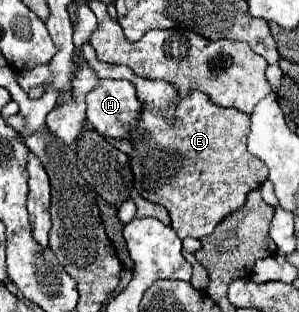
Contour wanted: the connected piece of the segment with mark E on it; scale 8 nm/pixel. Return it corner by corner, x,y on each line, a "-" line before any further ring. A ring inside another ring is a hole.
89,43
83,45
83,55
101,79
127,79
129,83
135,85
137,99
141,99
143,109
141,109
137,127
127,137
127,141
133,147
133,153
129,155
133,179
135,179
135,185
139,187
141,197
145,197
147,201
159,203
169,211
171,221
173,221
171,227
175,229
175,233
181,239
185,239
185,237
201,239
209,233
213,233
215,225
221,223
221,219
225,219
227,215
231,215
233,211
243,207
249,191
259,189
263,185
263,181
267,179
267,167
261,159
257,159
255,155
251,155
247,151
247,135
249,135
249,127
251,127
249,115
245,115
237,109
219,107
219,105
211,103
211,99
201,91
189,91
187,97
179,97
177,89
167,81
143,79
143,77
133,75
133,71
129,67
119,69
117,65
101,63
101,61
97,61
95,51
-
167,105
175,105
173,121
167,121
163,117
163,111

